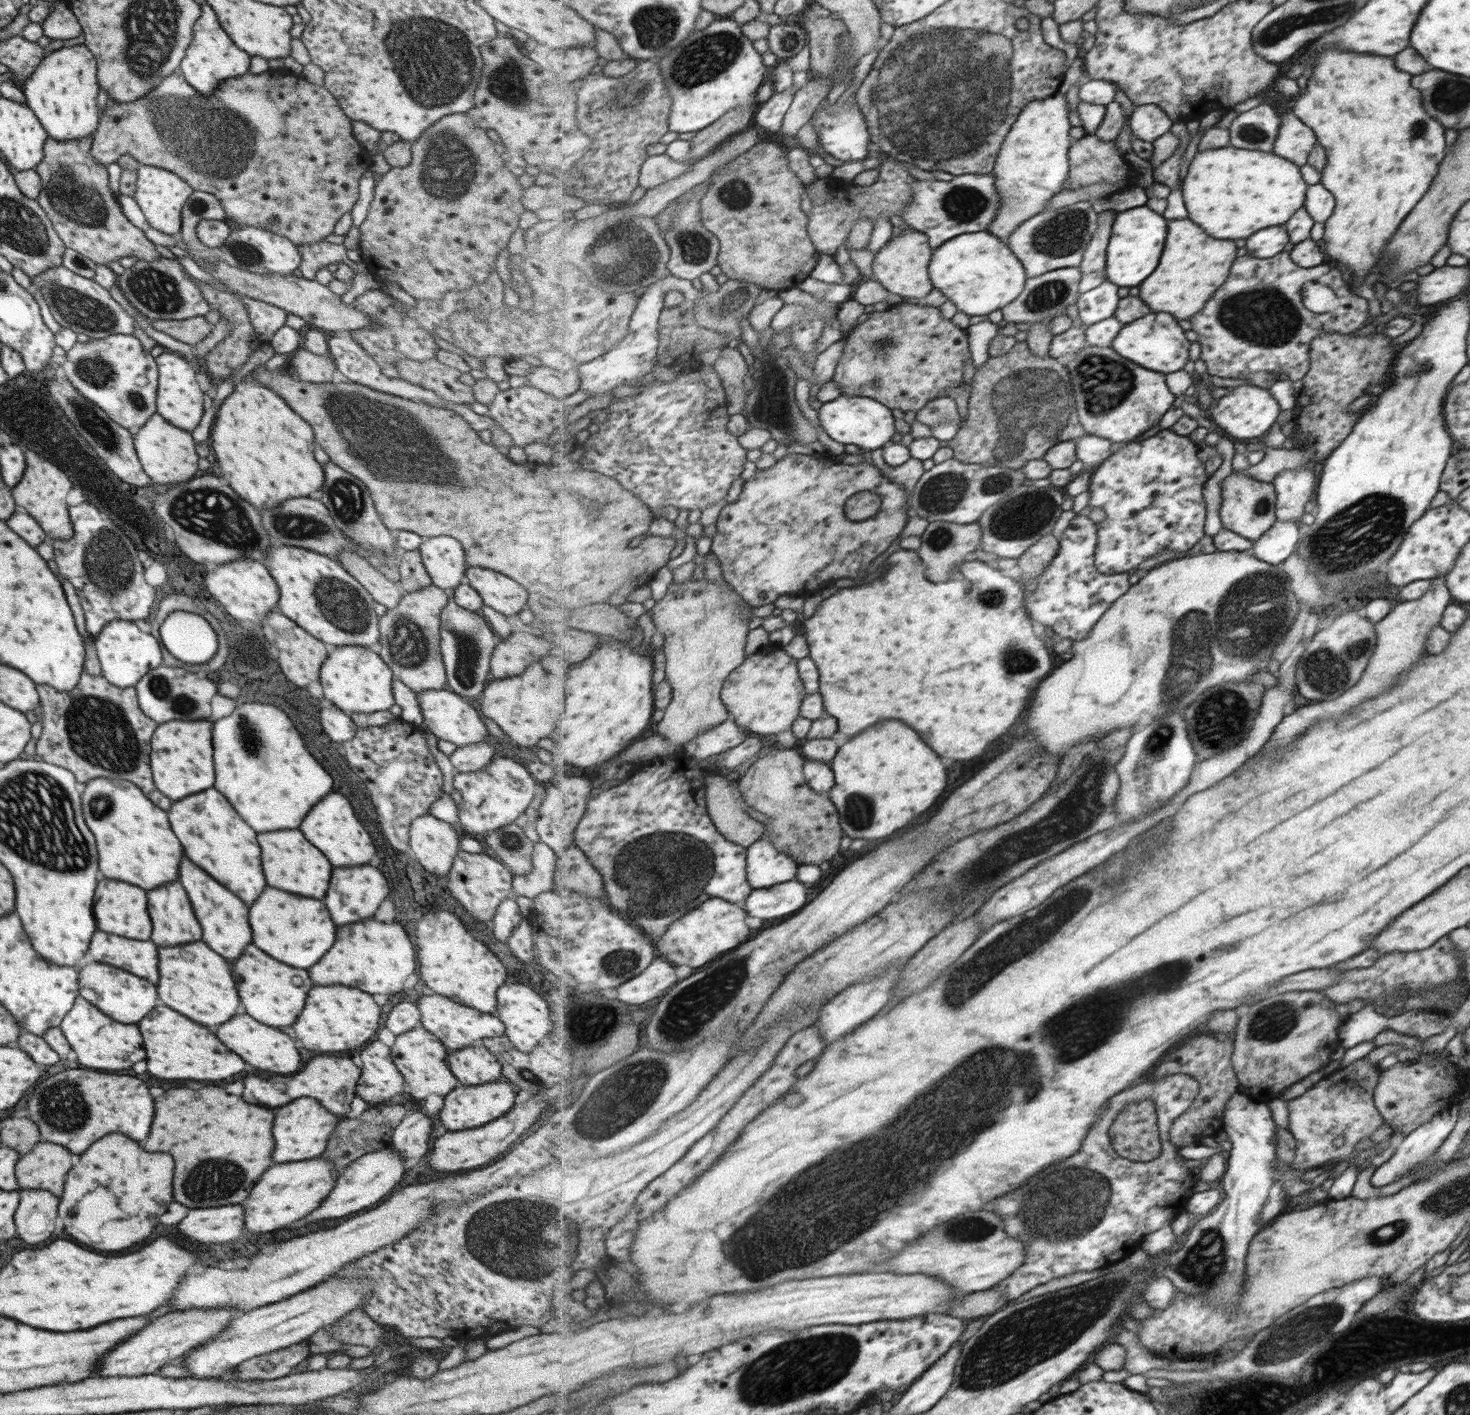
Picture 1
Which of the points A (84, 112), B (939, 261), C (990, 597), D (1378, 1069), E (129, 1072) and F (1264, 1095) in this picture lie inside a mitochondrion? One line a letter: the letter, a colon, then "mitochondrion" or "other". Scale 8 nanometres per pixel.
A: other
B: other
C: mitochondrion
D: other
E: other
F: other

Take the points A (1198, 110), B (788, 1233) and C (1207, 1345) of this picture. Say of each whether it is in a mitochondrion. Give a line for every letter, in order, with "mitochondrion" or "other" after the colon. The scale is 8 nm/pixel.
A: other
B: mitochondrion
C: other

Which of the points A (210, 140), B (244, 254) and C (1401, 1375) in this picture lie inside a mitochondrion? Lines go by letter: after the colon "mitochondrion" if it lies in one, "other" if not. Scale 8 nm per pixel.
A: mitochondrion
B: mitochondrion
C: other

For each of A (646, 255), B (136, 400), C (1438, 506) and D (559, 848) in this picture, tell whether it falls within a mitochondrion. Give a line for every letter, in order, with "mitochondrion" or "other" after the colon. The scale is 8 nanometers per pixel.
A: mitochondrion
B: mitochondrion
C: other
D: other

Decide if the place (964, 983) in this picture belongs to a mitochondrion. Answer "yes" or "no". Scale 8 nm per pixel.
yes

